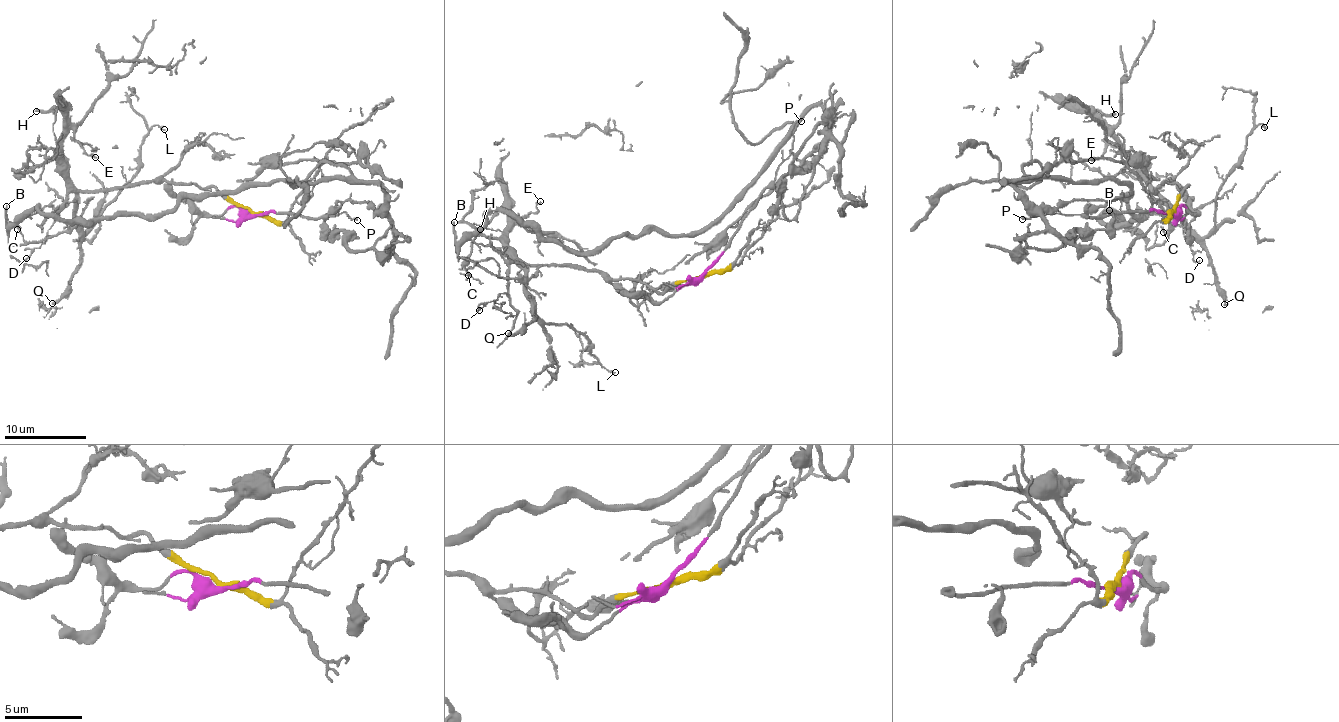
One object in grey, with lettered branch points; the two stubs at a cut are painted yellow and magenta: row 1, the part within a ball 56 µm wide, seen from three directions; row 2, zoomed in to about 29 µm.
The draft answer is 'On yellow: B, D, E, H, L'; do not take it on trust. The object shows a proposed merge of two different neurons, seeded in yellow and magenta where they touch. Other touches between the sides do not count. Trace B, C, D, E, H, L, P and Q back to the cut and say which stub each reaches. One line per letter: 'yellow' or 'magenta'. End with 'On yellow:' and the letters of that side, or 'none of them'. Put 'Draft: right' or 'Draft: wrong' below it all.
B: magenta
C: magenta
D: yellow
E: yellow
H: yellow
L: yellow
P: magenta
Q: yellow
On yellow: D, E, H, L, Q
Draft: wrong

